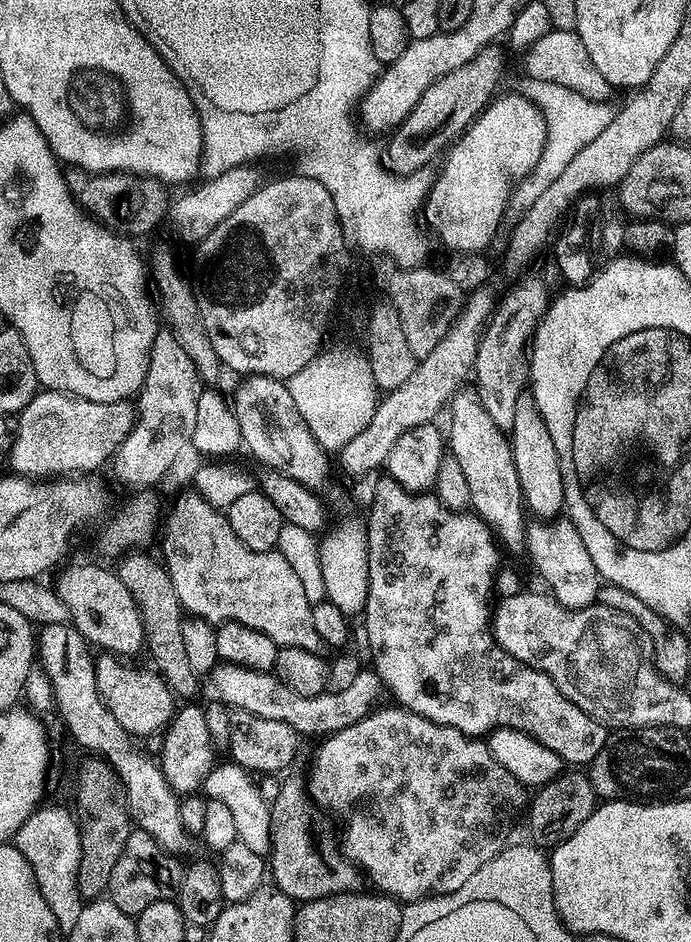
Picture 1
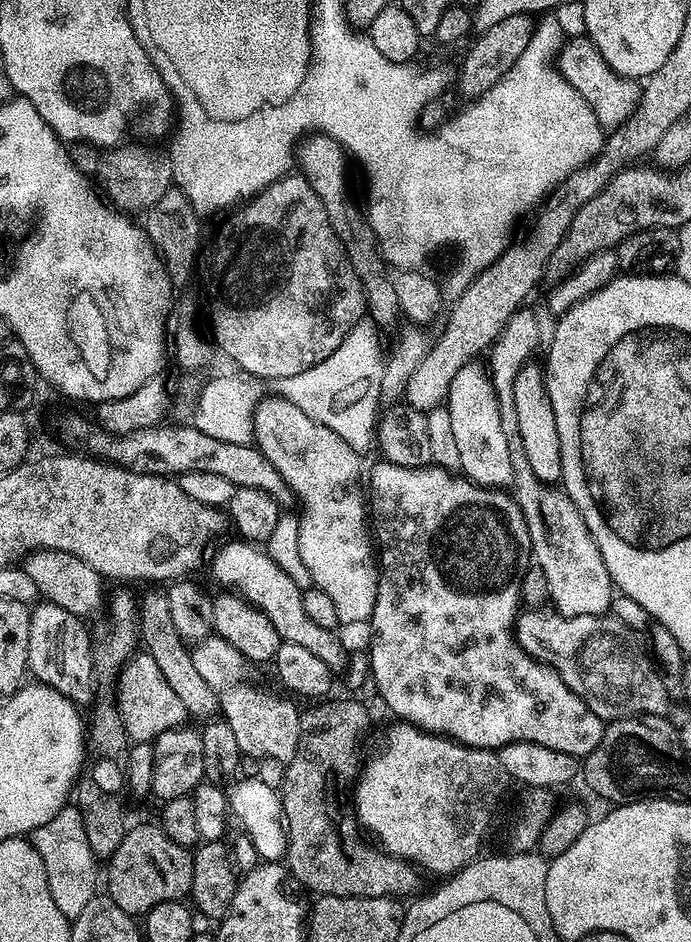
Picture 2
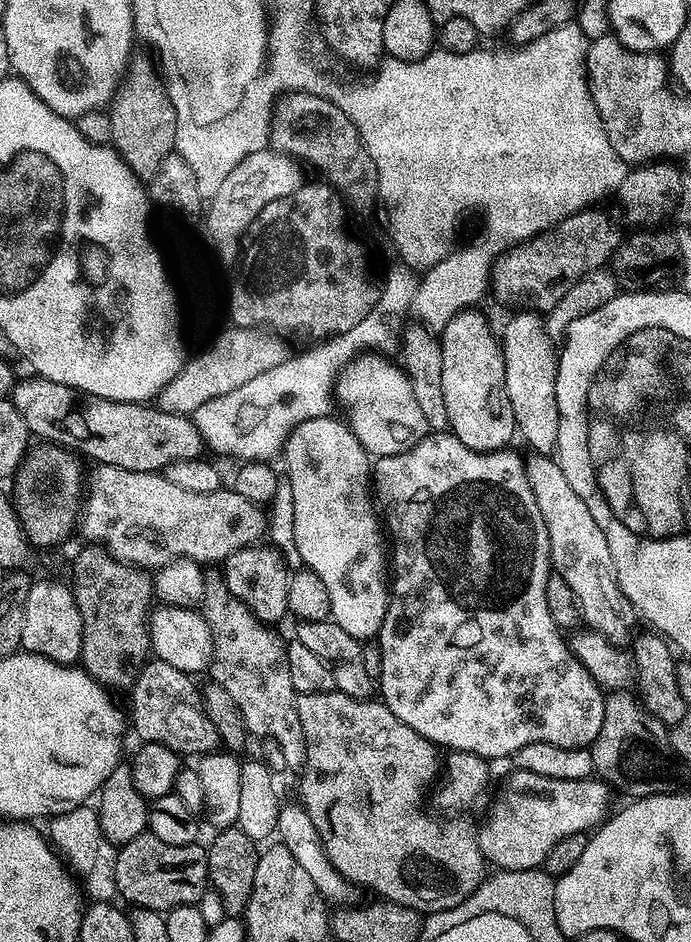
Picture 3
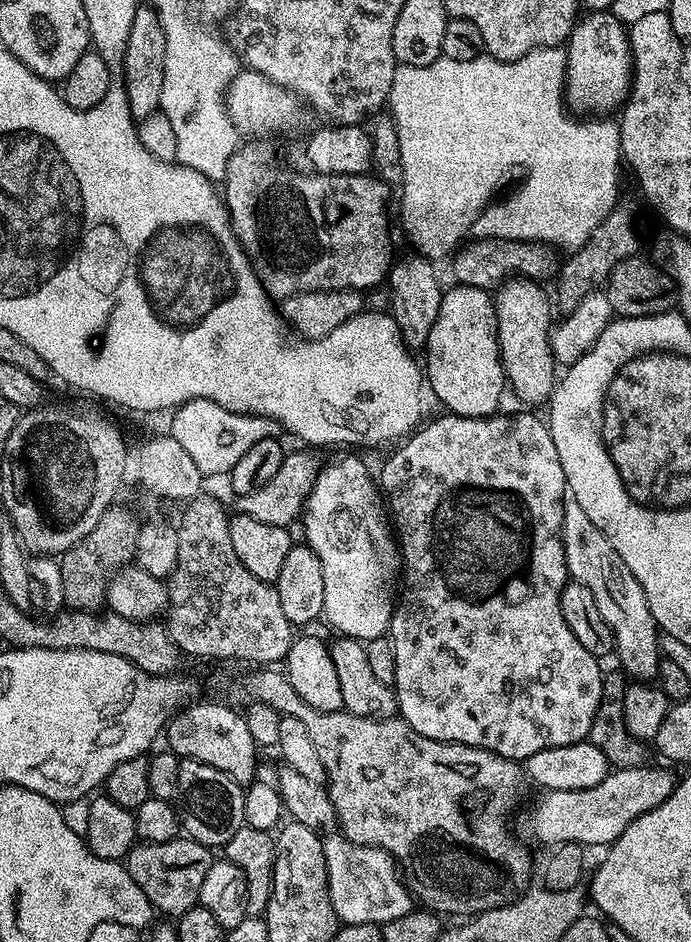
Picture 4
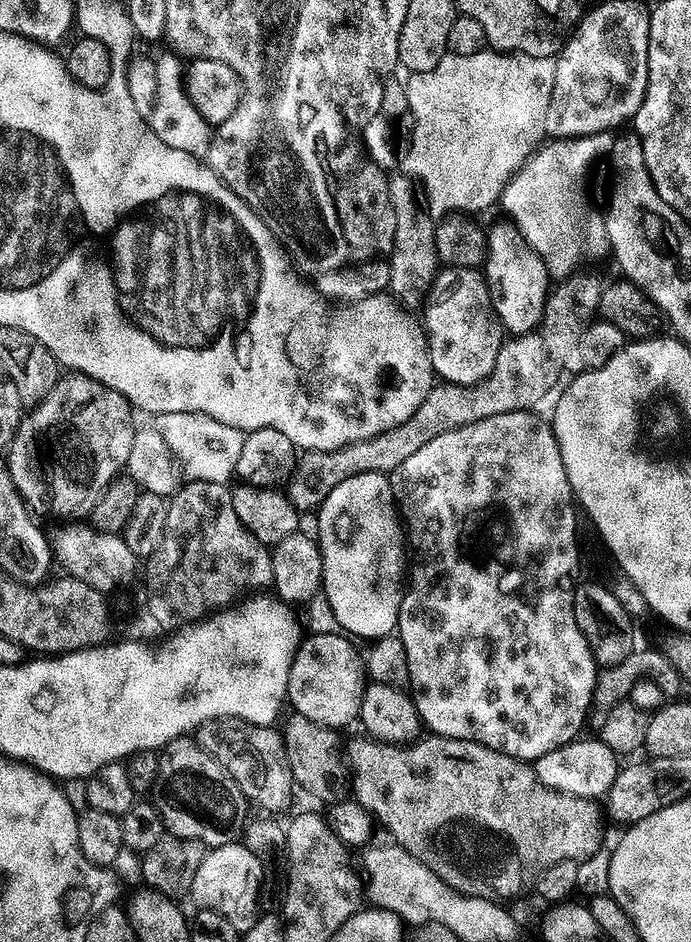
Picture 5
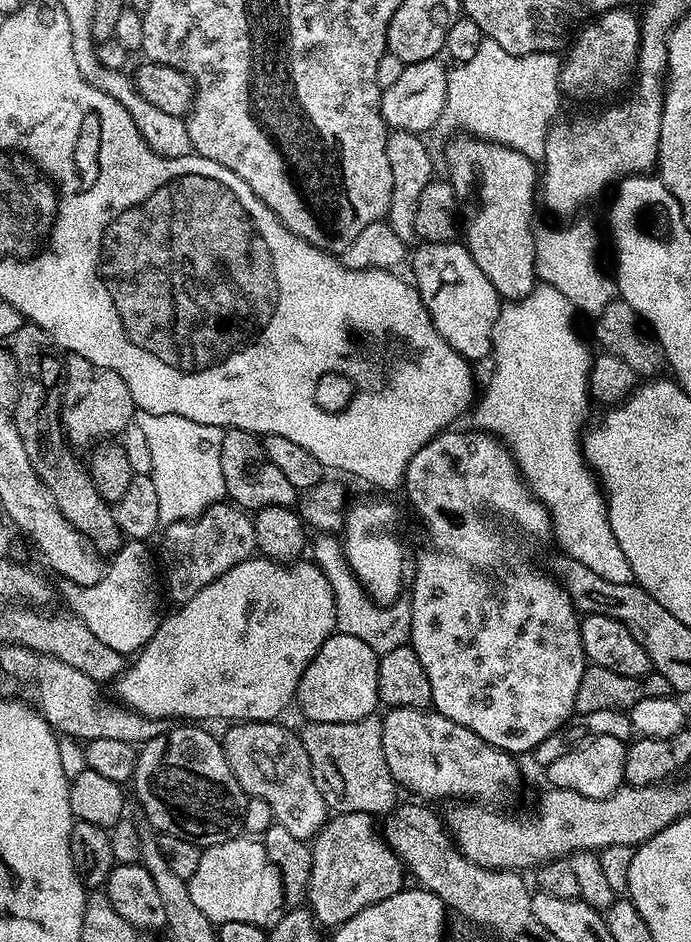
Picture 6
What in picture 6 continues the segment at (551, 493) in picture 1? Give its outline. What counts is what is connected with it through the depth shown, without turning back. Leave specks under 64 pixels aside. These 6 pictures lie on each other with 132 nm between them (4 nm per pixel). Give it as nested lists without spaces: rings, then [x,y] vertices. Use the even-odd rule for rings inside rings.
[[[460,134],[452,141],[444,152],[444,160],[448,163],[446,179],[456,195],[462,240],[468,253],[505,301],[521,300],[538,283],[536,232],[532,228],[536,204],[538,208],[537,165],[518,150],[471,134]]]

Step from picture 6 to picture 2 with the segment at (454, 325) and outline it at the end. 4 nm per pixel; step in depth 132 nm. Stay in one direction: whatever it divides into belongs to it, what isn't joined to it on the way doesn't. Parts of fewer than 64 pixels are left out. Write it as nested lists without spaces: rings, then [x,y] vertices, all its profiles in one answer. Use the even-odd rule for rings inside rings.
[[[468,363],[458,370],[458,374],[454,374],[446,406],[450,410],[450,423],[458,446],[459,471],[476,484],[498,489],[511,485],[509,451],[506,447],[506,434],[502,434],[498,398],[492,377],[483,363]]]

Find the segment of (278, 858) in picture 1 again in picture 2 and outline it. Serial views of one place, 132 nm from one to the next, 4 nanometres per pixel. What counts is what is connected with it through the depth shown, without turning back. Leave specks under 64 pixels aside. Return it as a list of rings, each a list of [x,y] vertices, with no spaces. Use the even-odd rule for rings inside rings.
[[[348,698],[352,700],[332,700],[320,702],[317,708],[312,708],[309,712],[305,711],[300,718],[300,737],[298,738],[298,750],[294,754],[291,764],[284,769],[284,787],[282,789],[282,799],[284,801],[284,822],[288,830],[288,854],[286,857],[286,867],[291,872],[294,879],[300,883],[301,888],[309,893],[316,892],[320,896],[391,896],[393,898],[412,898],[417,895],[416,892],[420,888],[420,876],[415,864],[401,860],[399,856],[391,856],[385,852],[383,848],[375,843],[367,844],[360,837],[362,833],[362,825],[356,818],[356,810],[353,801],[350,799],[350,793],[353,791],[354,785],[362,771],[362,759],[360,760],[360,743],[364,740],[364,735],[368,732],[368,712],[362,705],[356,701],[356,698]]]

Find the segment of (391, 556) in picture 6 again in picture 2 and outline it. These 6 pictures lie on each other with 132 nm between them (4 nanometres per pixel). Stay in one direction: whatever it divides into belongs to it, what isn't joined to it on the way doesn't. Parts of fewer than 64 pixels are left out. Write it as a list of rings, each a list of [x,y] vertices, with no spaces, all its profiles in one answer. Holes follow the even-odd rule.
[[[283,398],[261,400],[254,414],[255,447],[282,474],[292,487],[295,499],[304,509],[298,512],[300,529],[297,532],[297,554],[309,572],[311,583],[330,597],[334,610],[338,610],[340,624],[360,624],[371,621],[374,602],[378,594],[378,556],[374,551],[374,540],[370,535],[370,520],[366,515],[366,496],[362,491],[361,453],[356,452],[330,426],[316,424],[298,406]]]

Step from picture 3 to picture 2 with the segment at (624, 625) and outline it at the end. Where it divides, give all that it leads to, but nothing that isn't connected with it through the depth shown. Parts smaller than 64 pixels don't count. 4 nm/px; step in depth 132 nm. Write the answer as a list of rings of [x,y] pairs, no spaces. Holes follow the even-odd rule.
[[[527,310],[516,312],[502,330],[486,356],[486,367],[498,398],[498,414],[502,418],[502,434],[506,434],[509,451],[511,491],[530,530],[535,567],[546,574],[548,599],[551,607],[561,616],[603,616],[611,609],[614,585],[602,562],[602,554],[586,530],[582,514],[574,506],[563,487],[553,486],[538,478],[527,460],[522,436],[518,432],[518,414],[514,410],[514,378],[524,364],[529,363],[532,351],[540,344],[540,324]],[[488,359],[488,360],[487,360]],[[516,491],[516,492],[515,492]]]

